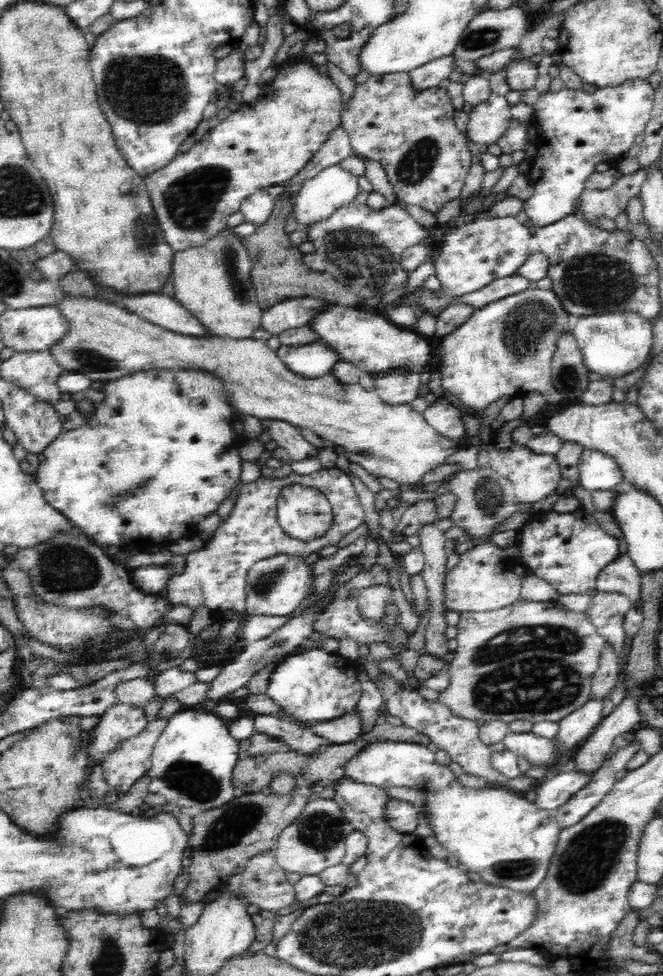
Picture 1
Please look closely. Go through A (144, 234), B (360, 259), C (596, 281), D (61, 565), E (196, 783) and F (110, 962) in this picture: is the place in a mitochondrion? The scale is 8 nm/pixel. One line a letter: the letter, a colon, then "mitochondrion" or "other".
A: mitochondrion
B: mitochondrion
C: mitochondrion
D: mitochondrion
E: mitochondrion
F: mitochondrion

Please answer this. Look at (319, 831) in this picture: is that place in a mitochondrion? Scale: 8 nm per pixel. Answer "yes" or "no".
yes

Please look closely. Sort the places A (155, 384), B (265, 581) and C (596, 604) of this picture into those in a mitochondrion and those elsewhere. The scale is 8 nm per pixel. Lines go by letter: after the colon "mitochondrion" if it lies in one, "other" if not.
A: other
B: mitochondrion
C: other

